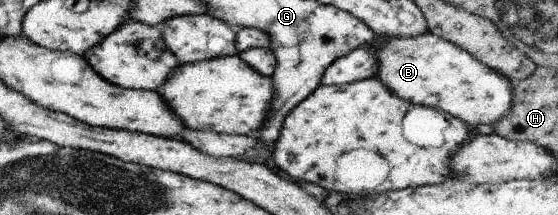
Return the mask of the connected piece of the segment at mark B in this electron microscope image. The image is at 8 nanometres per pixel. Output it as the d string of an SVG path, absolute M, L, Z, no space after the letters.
M431 32L420 37L406 39L399 37L391 37L387 40L374 39L372 48L378 63L374 77L389 91L407 102L447 112L448 115L462 120L469 128L474 129L479 125L492 125L495 121L498 122L513 105L513 85L506 76L492 71L467 51Z

